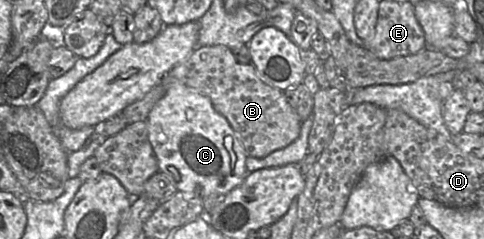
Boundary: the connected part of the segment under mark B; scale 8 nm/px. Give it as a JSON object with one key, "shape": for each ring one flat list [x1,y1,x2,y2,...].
{"shape":[[224,45,196,47,192,54,173,67,157,86,118,115,126,119,127,125,145,121,151,109,173,82,181,82,206,95,214,109,228,120,248,156,264,158,288,146,300,134,302,121,286,101,284,92,265,84,251,63,239,63,232,49]]}

